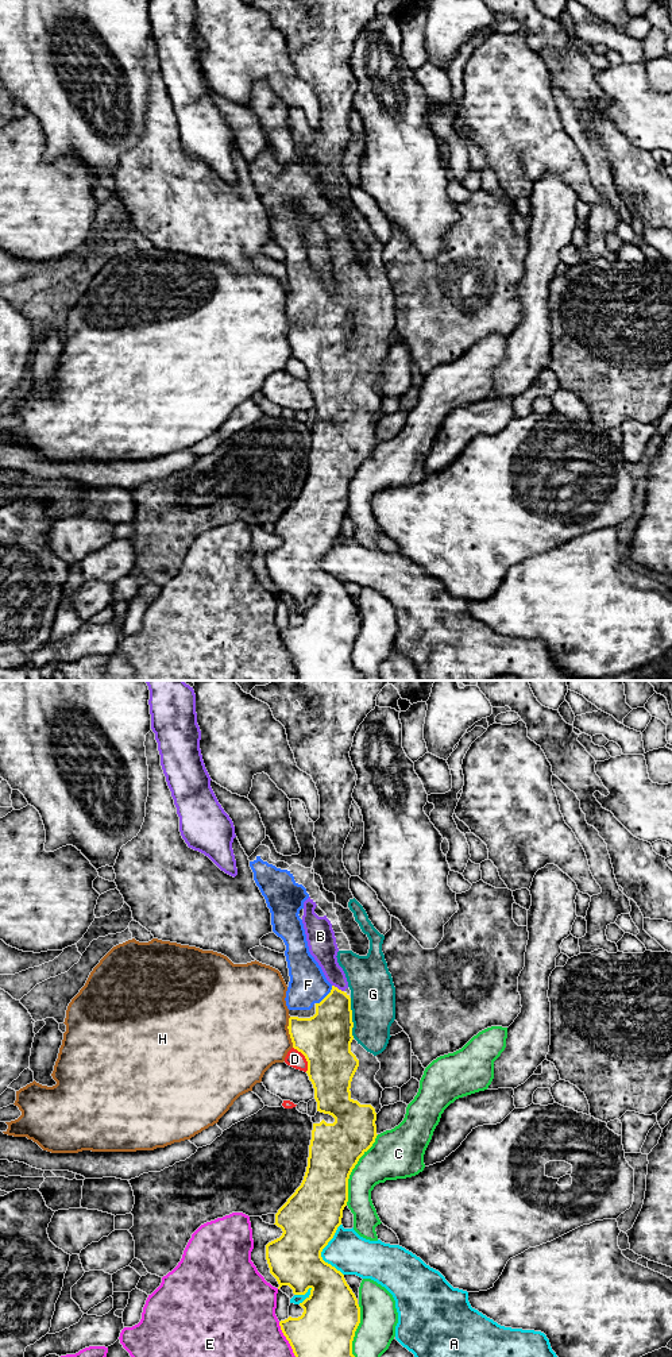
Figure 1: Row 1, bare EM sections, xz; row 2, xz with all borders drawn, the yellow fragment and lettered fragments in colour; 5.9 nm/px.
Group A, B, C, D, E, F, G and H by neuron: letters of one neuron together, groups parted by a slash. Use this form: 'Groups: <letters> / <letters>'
Groups: A / B / C / D / E / F G / H

